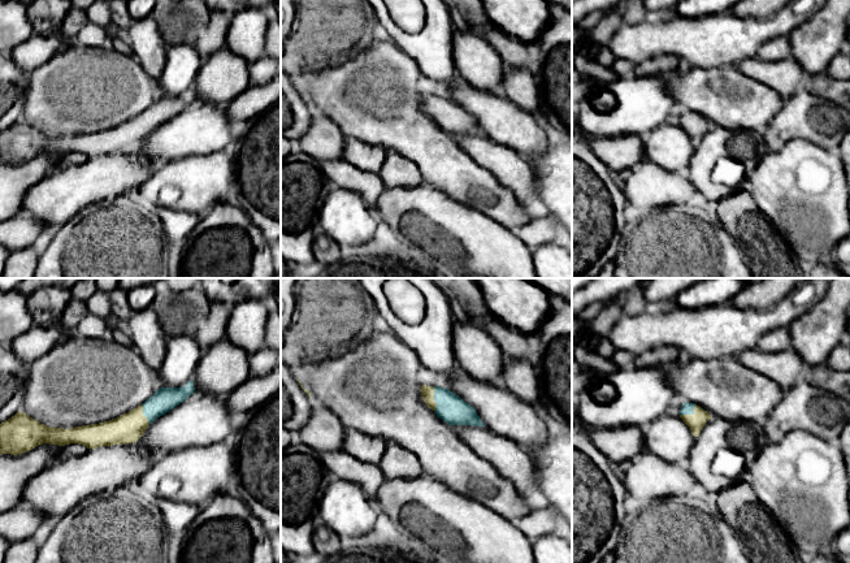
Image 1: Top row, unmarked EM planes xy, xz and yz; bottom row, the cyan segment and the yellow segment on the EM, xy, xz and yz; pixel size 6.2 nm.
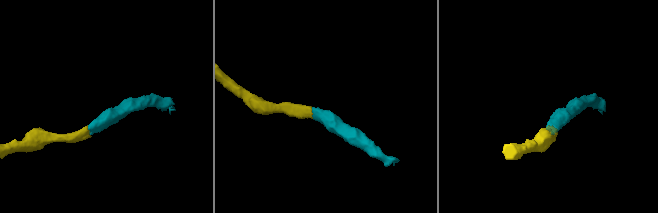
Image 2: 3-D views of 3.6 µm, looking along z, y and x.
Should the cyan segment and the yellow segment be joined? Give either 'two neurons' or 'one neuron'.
one neuron

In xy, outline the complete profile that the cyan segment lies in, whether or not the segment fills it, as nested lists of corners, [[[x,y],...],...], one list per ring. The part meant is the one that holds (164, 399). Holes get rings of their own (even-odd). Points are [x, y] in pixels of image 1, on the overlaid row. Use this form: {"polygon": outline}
{"polygon": [[[194,381],[182,387],[160,387],[143,404],[109,421],[70,429],[40,424],[22,411],[0,424],[0,455],[19,455],[39,445],[83,445],[87,449],[136,442],[149,424],[191,394]]]}

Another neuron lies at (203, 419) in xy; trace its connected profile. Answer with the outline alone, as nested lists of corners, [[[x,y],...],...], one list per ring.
[[[196,391],[149,424],[136,443],[156,460],[166,452],[226,441],[235,420],[225,399]]]

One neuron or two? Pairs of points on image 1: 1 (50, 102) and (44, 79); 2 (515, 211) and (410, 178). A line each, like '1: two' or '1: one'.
1: one
2: two

